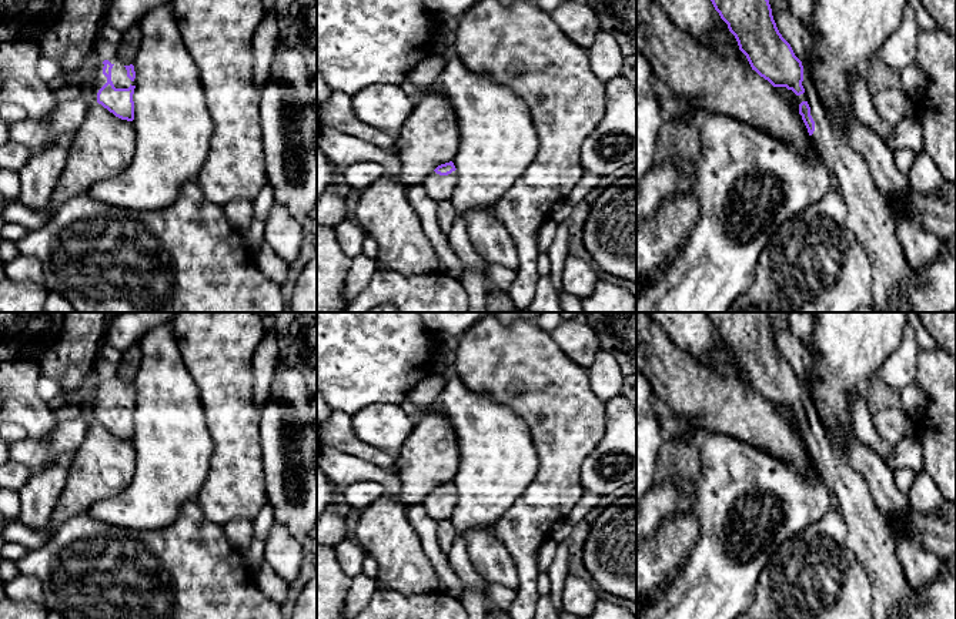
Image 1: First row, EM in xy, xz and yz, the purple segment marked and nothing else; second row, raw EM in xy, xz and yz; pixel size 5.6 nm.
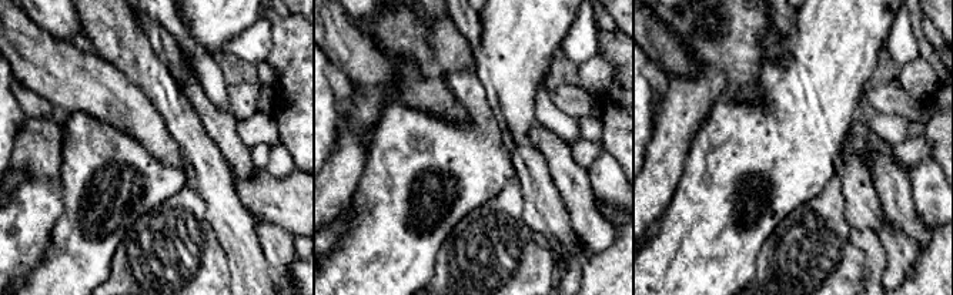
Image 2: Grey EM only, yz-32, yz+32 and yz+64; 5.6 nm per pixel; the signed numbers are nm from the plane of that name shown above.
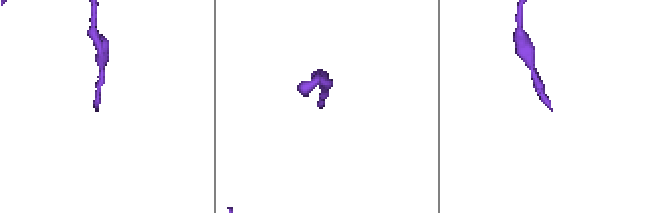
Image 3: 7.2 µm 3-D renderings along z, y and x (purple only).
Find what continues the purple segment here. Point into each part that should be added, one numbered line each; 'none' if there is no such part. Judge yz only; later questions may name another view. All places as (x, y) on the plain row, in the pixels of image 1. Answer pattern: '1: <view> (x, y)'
1: yz (869, 538)

